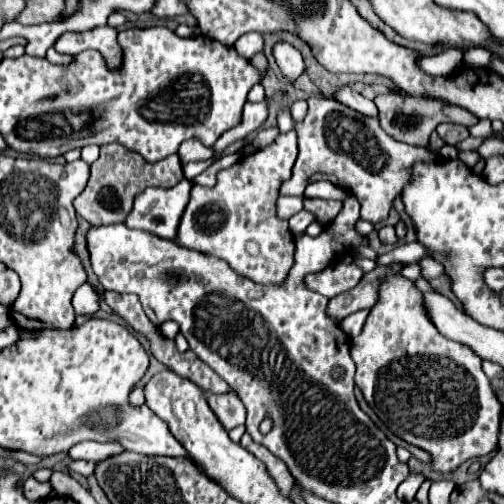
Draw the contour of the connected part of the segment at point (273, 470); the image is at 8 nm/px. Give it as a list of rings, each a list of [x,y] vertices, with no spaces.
[[[244,434],[242,440],[240,440],[240,444],[242,444],[248,452],[252,452],[260,462],[264,462],[264,466],[266,466],[268,474],[272,476],[272,480],[276,482],[280,494],[284,494],[284,498],[290,498],[290,492],[292,492],[292,488],[296,486],[296,482],[294,482],[292,474],[288,472],[286,464],[280,462],[280,458],[276,458],[268,448],[256,444],[256,442],[250,438],[250,434]]]

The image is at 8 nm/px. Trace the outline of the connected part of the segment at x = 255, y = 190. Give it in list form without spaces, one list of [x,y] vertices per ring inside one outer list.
[[[290,130],[288,134],[278,134],[278,138],[272,144],[256,150],[250,156],[240,158],[236,164],[222,170],[212,188],[194,186],[190,194],[190,202],[180,220],[176,242],[184,248],[192,248],[202,254],[222,258],[236,274],[250,278],[256,284],[280,286],[288,278],[294,262],[294,240],[292,240],[292,232],[288,230],[288,220],[276,216],[276,200],[280,196],[282,182],[286,182],[292,176],[292,166],[296,162],[296,156],[298,156],[296,132]]]

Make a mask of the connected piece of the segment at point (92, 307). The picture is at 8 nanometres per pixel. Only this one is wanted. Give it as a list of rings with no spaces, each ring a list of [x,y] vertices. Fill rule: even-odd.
[[[94,288],[76,290],[76,294],[72,298],[72,306],[74,306],[78,316],[92,318],[98,312],[98,294],[96,294],[96,290]]]

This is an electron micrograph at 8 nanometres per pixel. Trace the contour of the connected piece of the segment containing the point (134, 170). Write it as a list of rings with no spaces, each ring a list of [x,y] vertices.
[[[108,144],[108,146],[100,148],[100,158],[92,164],[90,182],[82,190],[82,194],[76,196],[74,208],[92,226],[126,222],[126,216],[132,210],[136,194],[144,192],[150,186],[172,188],[182,178],[184,178],[184,174],[182,174],[182,162],[180,162],[178,154],[172,154],[168,158],[152,164],[152,162],[146,162],[140,154],[128,150],[128,148],[120,146],[120,144]]]

